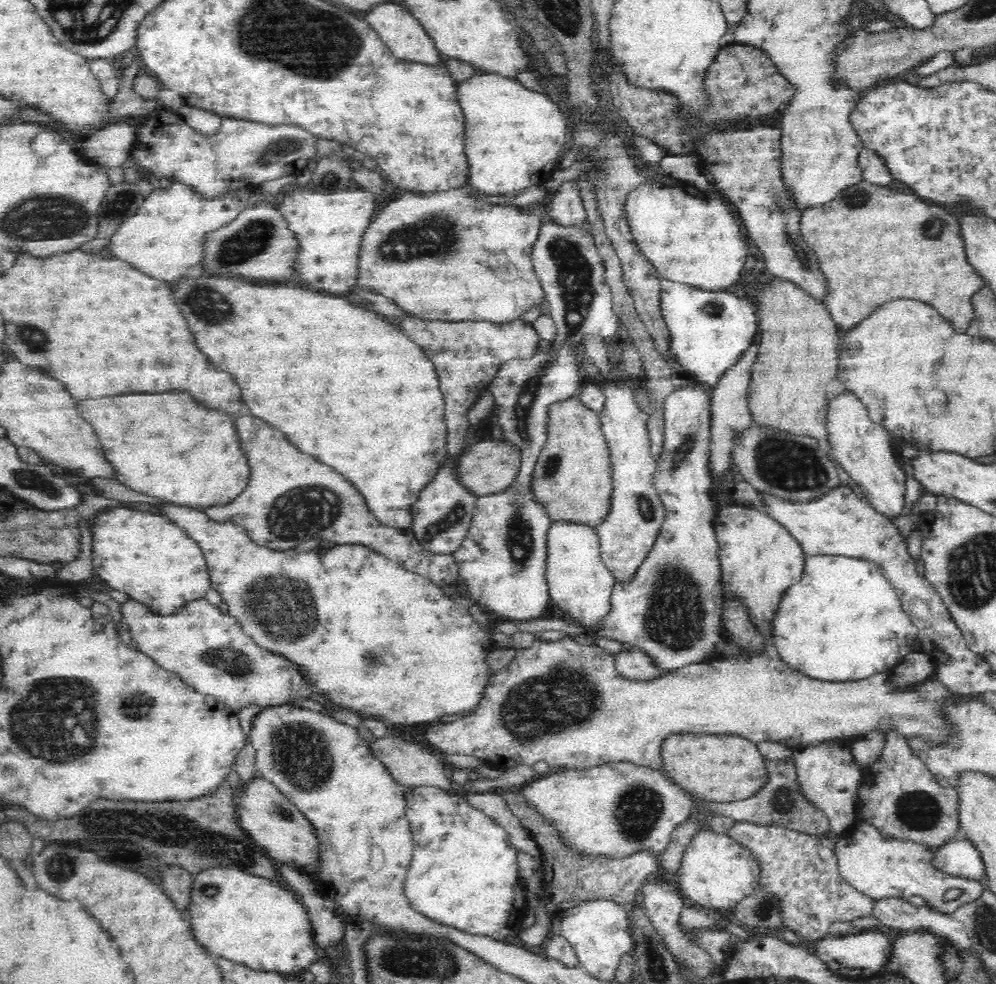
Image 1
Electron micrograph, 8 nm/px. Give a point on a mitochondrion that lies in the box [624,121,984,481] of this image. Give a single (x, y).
(932, 230)

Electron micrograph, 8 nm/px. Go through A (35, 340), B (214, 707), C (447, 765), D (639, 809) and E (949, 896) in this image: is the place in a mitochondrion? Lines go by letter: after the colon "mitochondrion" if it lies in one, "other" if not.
A: mitochondrion
B: other
C: other
D: mitochondrion
E: mitochondrion

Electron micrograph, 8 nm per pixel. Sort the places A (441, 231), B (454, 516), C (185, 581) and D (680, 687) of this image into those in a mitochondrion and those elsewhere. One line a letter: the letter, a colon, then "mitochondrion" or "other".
A: mitochondrion
B: mitochondrion
C: other
D: other

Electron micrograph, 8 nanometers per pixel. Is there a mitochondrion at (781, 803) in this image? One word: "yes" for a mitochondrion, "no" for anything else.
yes

